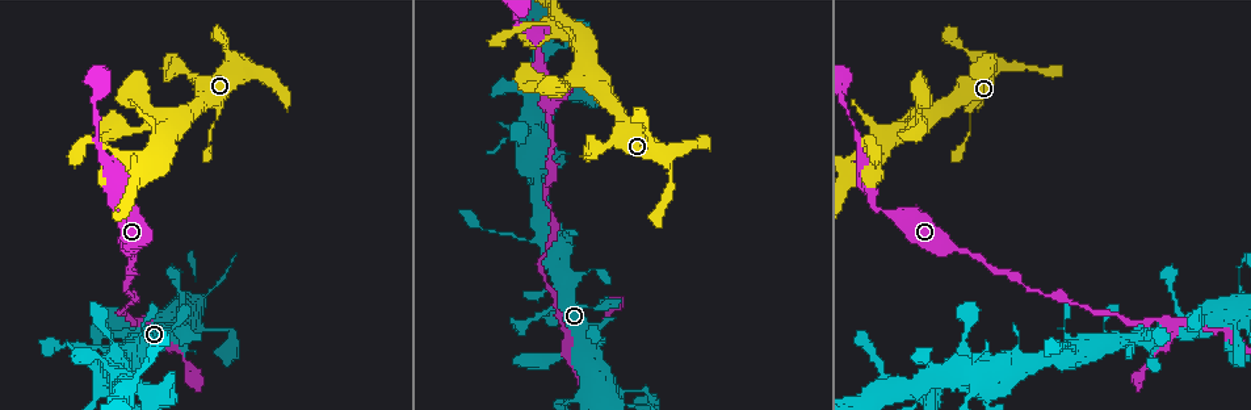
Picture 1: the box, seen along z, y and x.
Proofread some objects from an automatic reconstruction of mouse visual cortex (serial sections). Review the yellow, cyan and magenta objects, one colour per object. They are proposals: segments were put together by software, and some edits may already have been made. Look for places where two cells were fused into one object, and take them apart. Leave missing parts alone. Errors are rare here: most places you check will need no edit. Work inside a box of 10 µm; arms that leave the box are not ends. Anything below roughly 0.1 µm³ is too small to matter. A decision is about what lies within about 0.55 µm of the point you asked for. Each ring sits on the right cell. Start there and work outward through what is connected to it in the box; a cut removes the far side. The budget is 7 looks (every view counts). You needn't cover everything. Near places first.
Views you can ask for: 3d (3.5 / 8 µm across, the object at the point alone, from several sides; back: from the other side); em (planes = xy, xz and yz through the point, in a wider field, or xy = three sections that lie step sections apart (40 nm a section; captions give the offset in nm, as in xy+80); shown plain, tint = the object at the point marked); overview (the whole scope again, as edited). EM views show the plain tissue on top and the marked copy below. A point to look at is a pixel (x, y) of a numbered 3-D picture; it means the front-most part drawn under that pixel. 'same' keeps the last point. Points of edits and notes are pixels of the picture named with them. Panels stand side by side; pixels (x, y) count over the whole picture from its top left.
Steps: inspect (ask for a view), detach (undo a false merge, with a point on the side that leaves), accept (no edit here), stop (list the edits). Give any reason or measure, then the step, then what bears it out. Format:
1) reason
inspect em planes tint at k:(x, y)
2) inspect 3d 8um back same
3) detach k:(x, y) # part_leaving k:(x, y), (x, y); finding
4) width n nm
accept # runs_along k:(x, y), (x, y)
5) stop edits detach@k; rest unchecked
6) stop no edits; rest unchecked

sharp bend
inspect 3d 8um at 1:(112, 209)

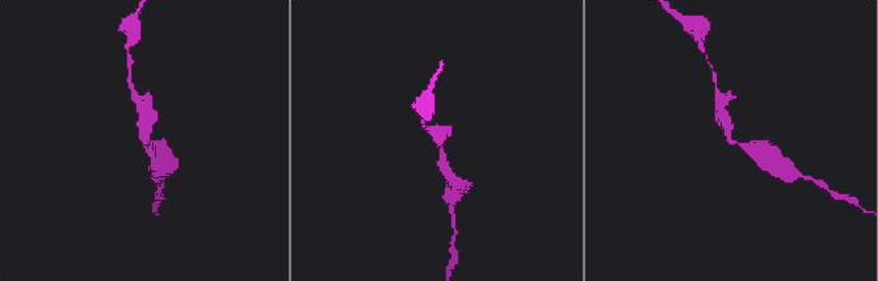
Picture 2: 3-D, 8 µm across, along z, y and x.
arm_widths 350, 400 nm
inspect em xy step 5 tint same

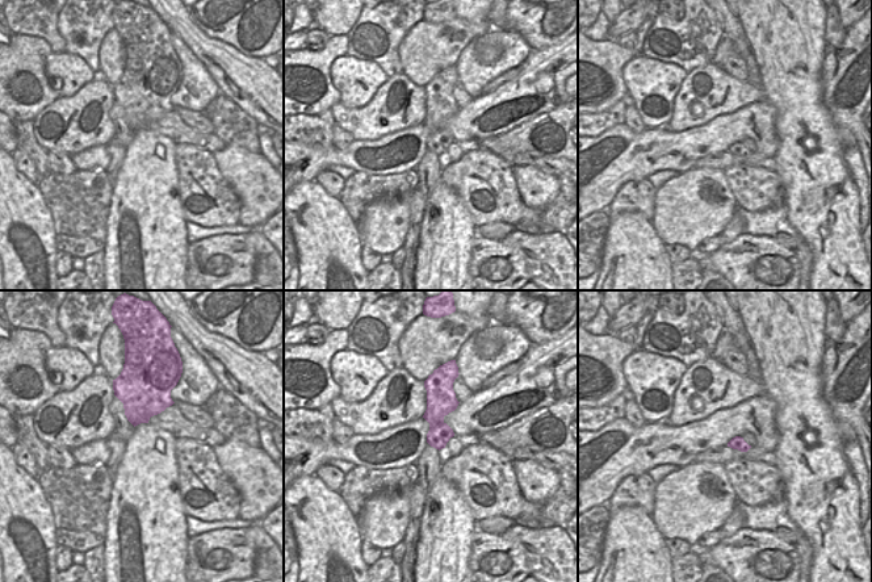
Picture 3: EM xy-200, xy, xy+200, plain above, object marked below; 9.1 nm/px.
accept # runs_along 2:(767, 152), (732, 143), (721, 108); all the same cell

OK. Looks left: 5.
thin arm on a thick one
inspect 3d 3.5um at 1:(927, 381)

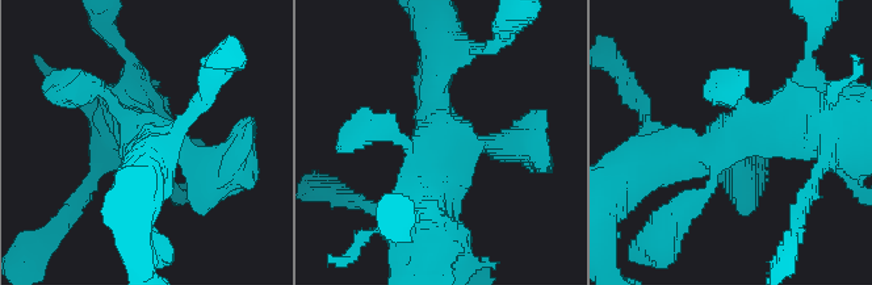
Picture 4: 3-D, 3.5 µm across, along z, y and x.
now the EM
inspect em xy step 5 tint at 4:(456, 145)

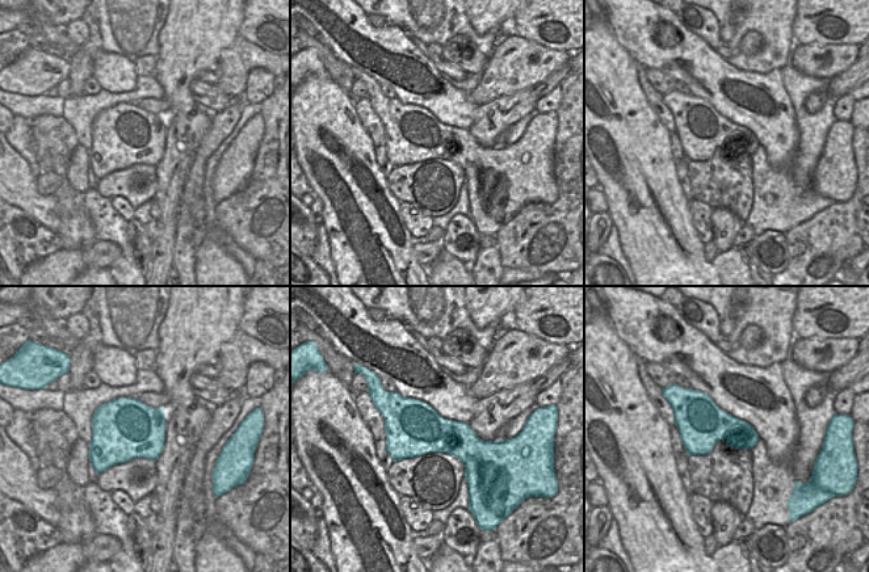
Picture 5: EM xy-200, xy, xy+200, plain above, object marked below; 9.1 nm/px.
inspect em planes tint same

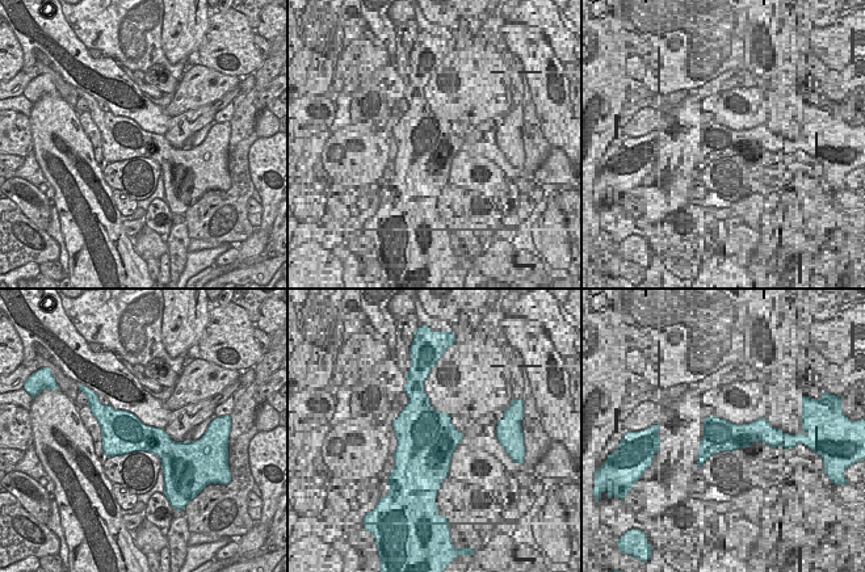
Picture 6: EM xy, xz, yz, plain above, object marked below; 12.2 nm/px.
width 500 nm
accept # runs_along 4:(828, 129), (650, 162); one cell here

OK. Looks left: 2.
sharp bend
inspect em xy step 5 tint at 1:(568, 337)

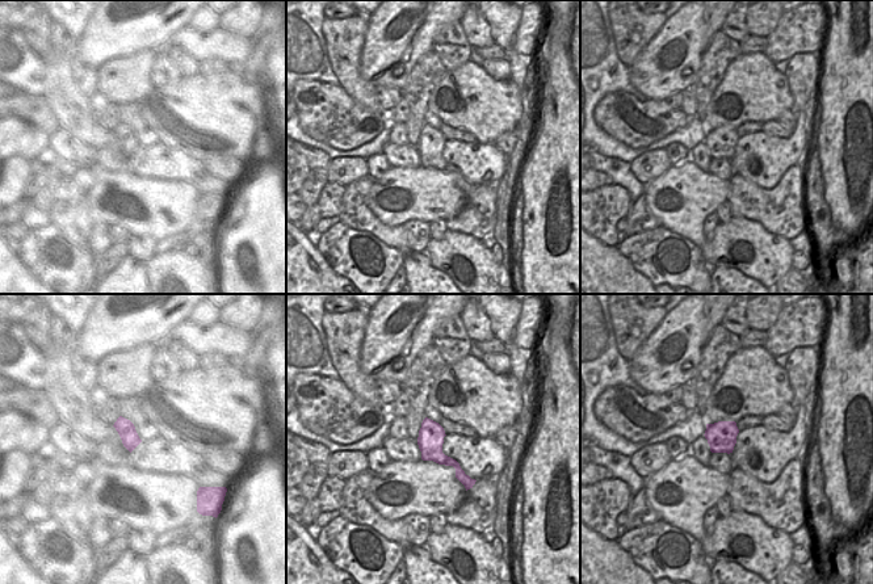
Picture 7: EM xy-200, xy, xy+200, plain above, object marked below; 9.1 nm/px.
wider look
inspect 3d 3.5um same

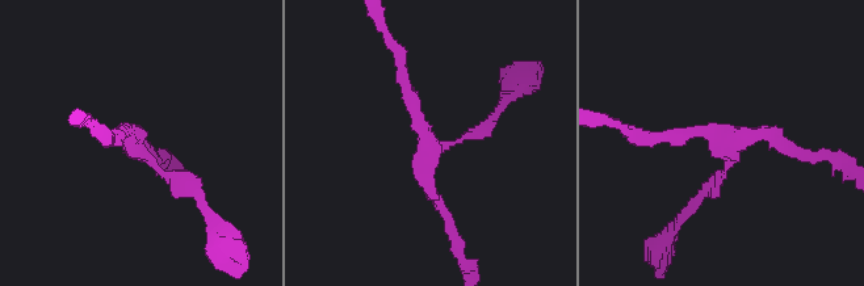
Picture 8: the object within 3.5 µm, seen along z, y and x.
width 240 nm
accept # runs_along 7:(427, 421), (431, 446), (469, 484); continuous, no second cell

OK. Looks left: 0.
stop no edits; rest unchecked

